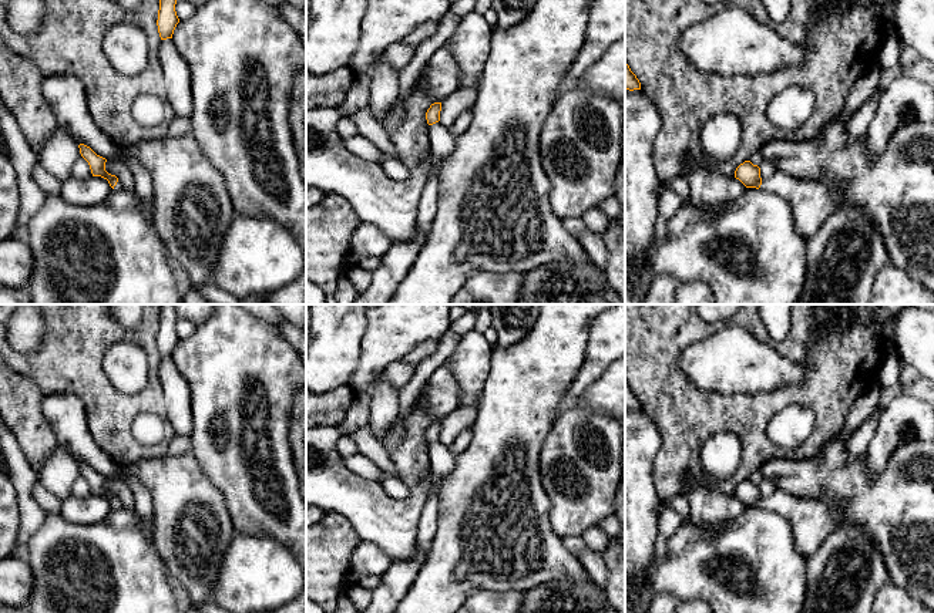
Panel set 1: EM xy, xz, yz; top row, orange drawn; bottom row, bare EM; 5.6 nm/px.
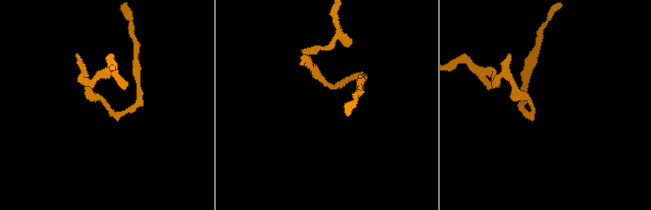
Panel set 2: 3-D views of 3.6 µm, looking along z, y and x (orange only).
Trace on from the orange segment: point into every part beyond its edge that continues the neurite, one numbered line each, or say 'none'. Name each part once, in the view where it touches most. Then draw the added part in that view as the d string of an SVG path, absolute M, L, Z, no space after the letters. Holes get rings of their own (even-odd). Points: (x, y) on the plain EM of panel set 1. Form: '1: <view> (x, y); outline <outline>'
1: xz (442, 460); outline M440 441L429 444L430 495L426 499L417 528L417 545L427 553L437 532L439 491L444 476L454 468L456 454Z

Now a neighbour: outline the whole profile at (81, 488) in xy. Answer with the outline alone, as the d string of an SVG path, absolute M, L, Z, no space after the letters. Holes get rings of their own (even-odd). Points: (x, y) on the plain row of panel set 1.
M80 475L73 485L71 495L75 498L85 498L91 494L93 492L88 481L83 475Z

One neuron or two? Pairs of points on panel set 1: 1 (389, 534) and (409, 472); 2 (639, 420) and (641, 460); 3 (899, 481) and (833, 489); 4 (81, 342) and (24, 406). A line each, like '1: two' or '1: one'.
1: one
2: one
3: one
4: two

